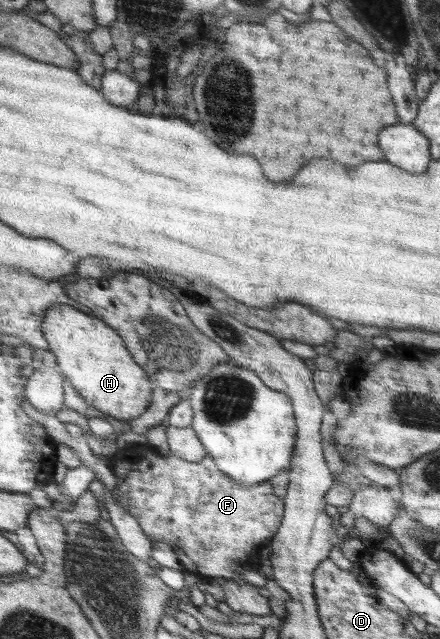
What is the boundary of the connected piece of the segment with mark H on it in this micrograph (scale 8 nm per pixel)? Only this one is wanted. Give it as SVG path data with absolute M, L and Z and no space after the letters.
M56 305L56 307L48 308L48 311L44 313L41 328L43 336L48 341L48 350L56 356L61 373L68 377L68 381L71 381L74 389L88 405L122 421L130 421L140 417L150 405L154 384L148 379L147 373L132 360L132 355L124 346L123 339L112 327L96 317L78 311L78 309L66 305Z

